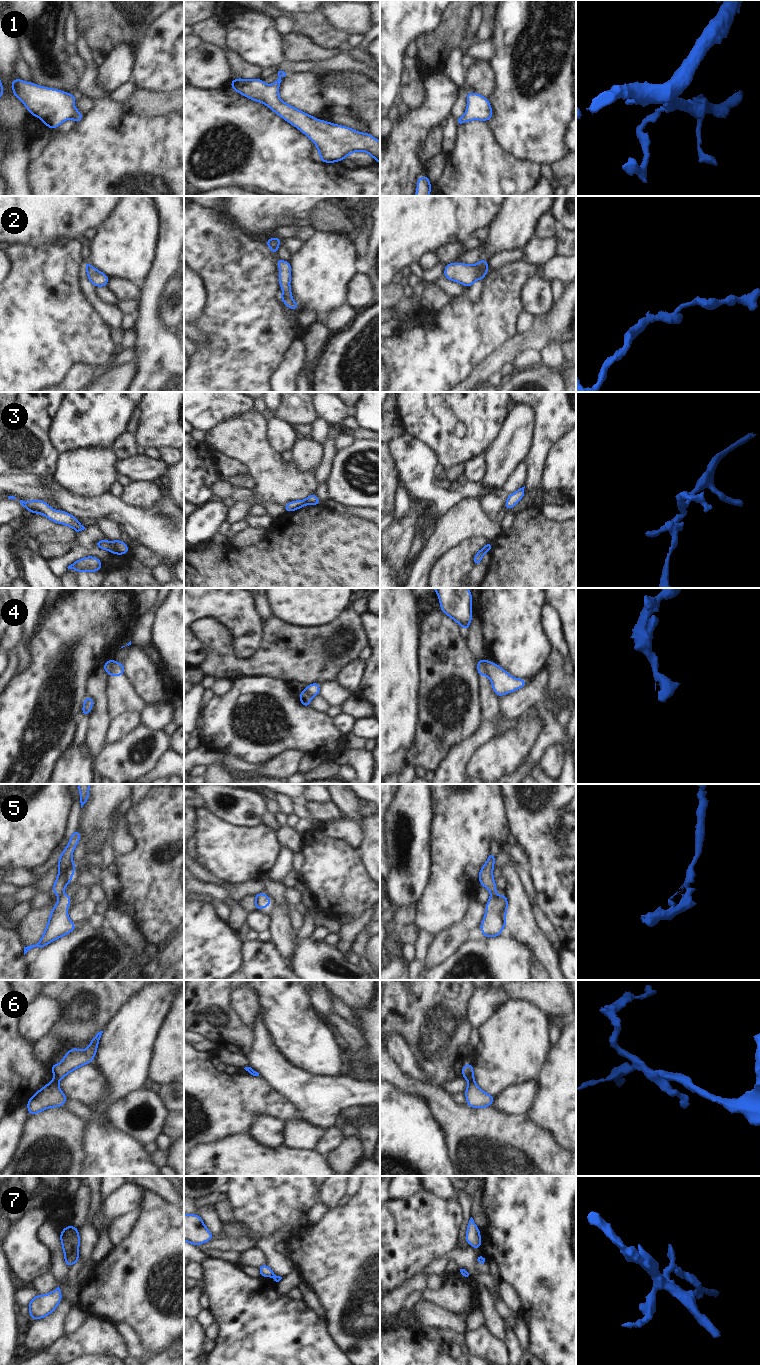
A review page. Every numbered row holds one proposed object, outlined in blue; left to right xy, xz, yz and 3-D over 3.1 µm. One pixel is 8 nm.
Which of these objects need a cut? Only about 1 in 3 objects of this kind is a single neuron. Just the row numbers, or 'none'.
2, 3, 4, 5, 6, 7.

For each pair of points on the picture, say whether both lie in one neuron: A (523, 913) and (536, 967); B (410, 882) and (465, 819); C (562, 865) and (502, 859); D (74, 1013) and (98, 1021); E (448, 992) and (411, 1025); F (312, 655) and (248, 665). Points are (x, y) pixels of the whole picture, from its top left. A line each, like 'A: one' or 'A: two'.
A: two
B: two
C: two
D: one
E: one
F: one

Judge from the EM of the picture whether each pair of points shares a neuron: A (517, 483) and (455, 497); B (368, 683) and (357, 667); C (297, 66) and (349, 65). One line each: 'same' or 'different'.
A: different
B: different
C: same

